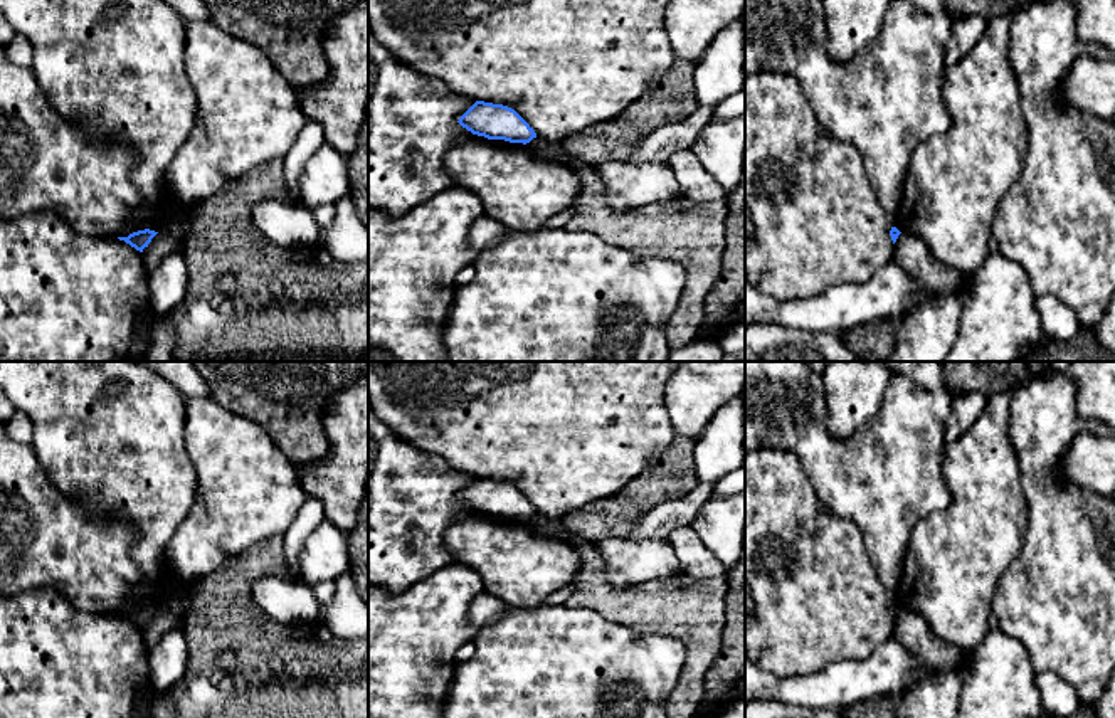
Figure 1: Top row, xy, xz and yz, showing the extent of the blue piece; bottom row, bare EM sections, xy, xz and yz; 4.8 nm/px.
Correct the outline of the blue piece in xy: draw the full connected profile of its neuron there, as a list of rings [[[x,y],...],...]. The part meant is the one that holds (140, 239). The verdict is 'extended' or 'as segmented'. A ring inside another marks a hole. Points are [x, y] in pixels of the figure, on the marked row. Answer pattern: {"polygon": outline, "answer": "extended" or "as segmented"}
{"polygon": [[[145,229],[145,230],[133,232],[128,237],[118,237],[118,239],[124,240],[131,247],[135,247],[136,251],[143,252],[143,249],[148,247],[148,244],[151,242],[151,239],[156,234],[158,232],[155,232],[155,230]]], "answer": "as segmented"}

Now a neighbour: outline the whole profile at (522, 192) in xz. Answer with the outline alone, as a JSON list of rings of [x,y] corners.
[[[471,135],[451,145],[444,155],[447,175],[457,187],[471,190],[483,203],[484,215],[518,232],[535,232],[567,210],[580,195],[580,178],[568,165],[542,160],[523,143],[488,140]]]

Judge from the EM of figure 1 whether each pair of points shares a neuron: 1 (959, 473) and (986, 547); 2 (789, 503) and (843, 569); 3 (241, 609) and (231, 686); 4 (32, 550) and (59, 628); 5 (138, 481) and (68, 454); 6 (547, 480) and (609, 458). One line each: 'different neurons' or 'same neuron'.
1: same neuron
2: same neuron
3: same neuron
4: different neurons
5: same neuron
6: same neuron

